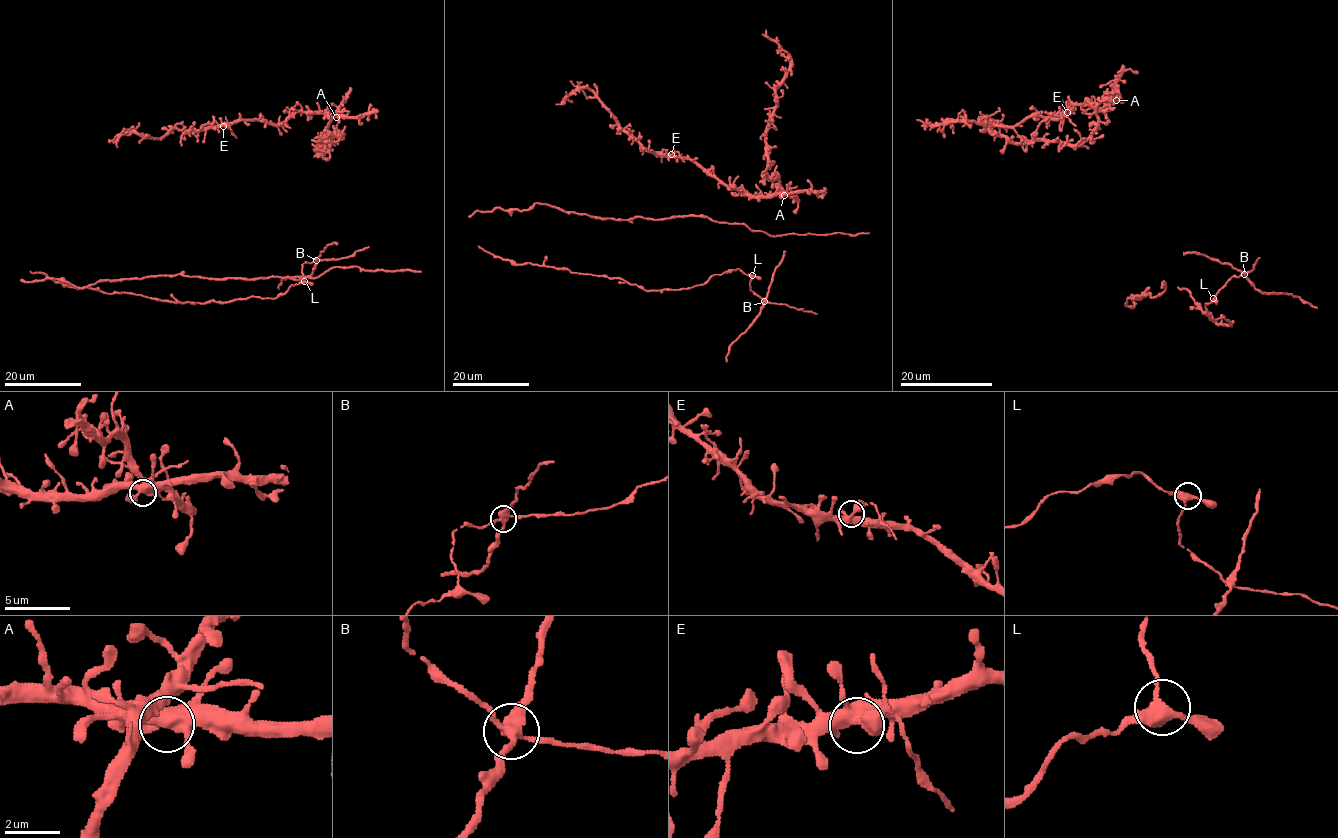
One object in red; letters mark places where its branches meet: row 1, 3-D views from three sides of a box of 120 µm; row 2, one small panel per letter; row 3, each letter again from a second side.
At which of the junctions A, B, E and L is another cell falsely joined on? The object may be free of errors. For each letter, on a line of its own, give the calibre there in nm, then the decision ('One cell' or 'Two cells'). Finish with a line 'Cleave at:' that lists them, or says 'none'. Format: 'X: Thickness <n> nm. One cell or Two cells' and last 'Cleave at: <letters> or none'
A: Thickness 480 nm. One cell
B: Thickness 360 nm. Two cells
E: Thickness 460 nm. One cell
L: Thickness 380 nm. One cell
Cleave at: B

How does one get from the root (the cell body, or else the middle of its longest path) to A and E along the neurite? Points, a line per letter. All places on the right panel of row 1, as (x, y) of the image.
A: (1102, 137), (1092, 138), (1092, 130), (1098, 123), (1097, 107), (1112, 97), (1116, 100)
E: (1102, 137), (1092, 138), (1098, 123), (1097, 107), (1117, 94), (1102, 109), (1074, 104), (1067, 112)

